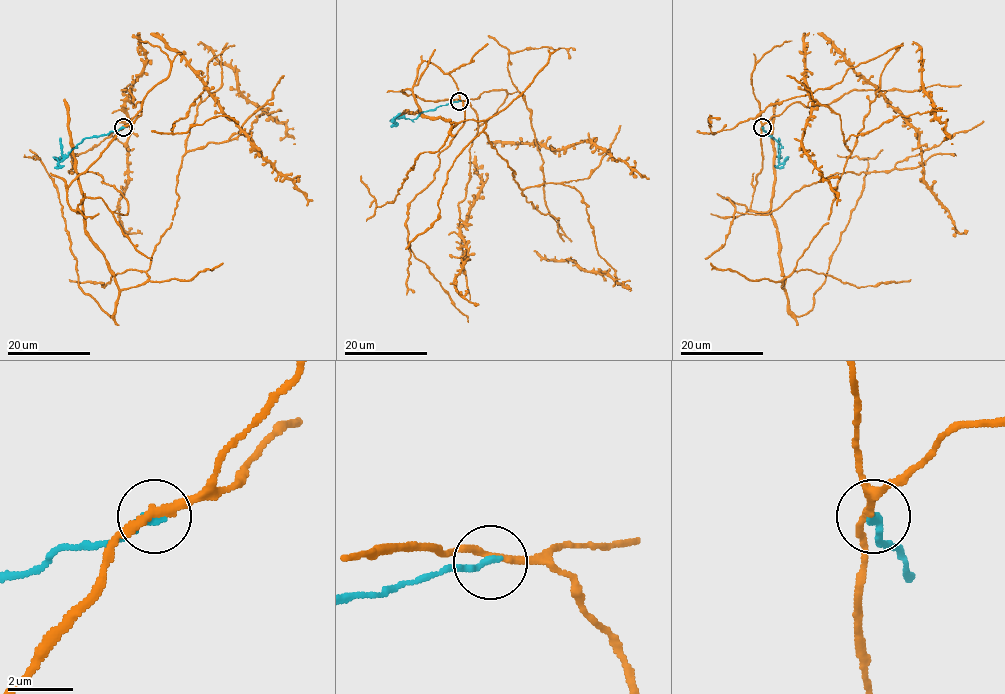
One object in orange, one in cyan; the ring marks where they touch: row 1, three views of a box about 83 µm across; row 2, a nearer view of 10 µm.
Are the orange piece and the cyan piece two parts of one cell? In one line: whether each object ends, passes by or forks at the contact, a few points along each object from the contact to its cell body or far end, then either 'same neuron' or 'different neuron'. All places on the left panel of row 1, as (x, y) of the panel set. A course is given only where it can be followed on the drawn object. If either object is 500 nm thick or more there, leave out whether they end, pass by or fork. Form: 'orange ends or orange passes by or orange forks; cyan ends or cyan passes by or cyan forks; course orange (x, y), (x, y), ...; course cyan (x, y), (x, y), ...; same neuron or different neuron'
orange passes by; cyan ends; course orange (123, 127), (67, 190), (121, 289), (149, 278), (196, 107), (220, 86), (227, 48), (171, 129), (238, 123); course cyan (123, 127), (106, 134), (86, 137), (59, 163), (54, 157); different neuron

